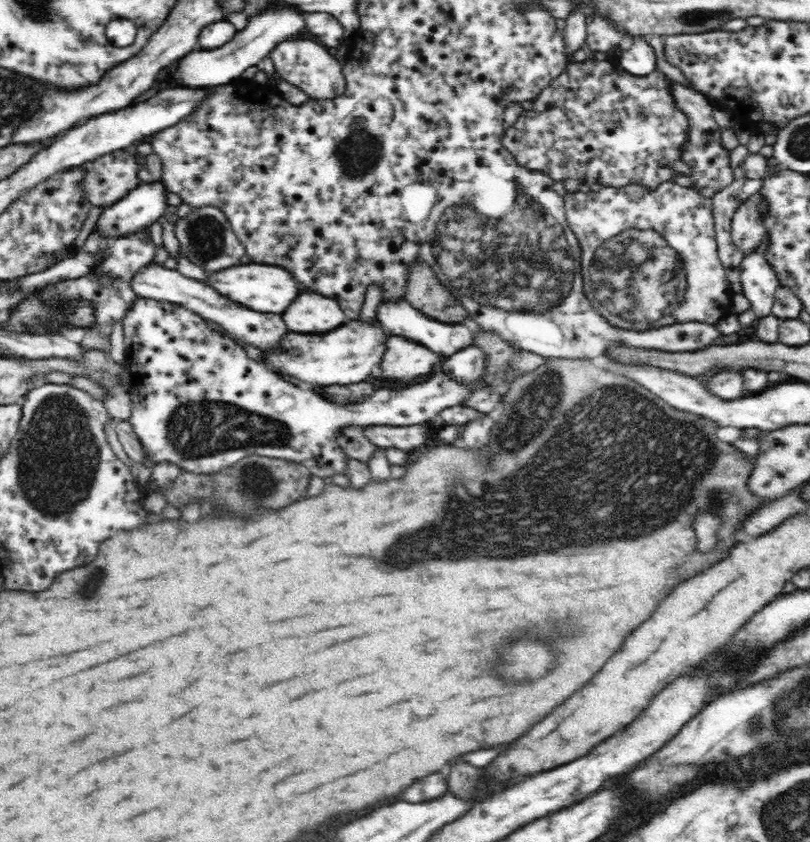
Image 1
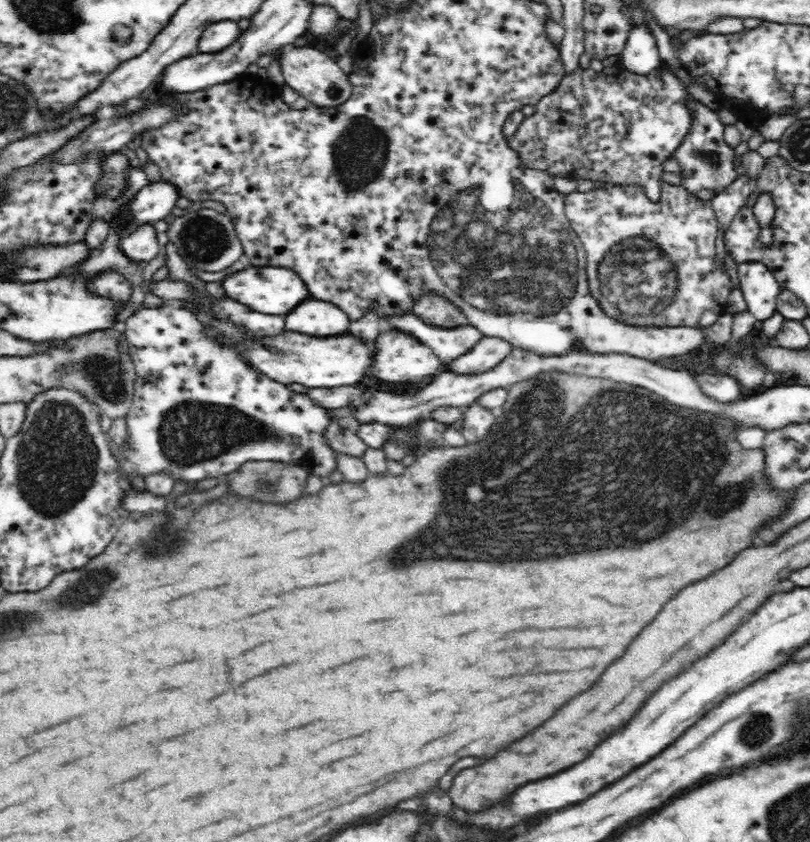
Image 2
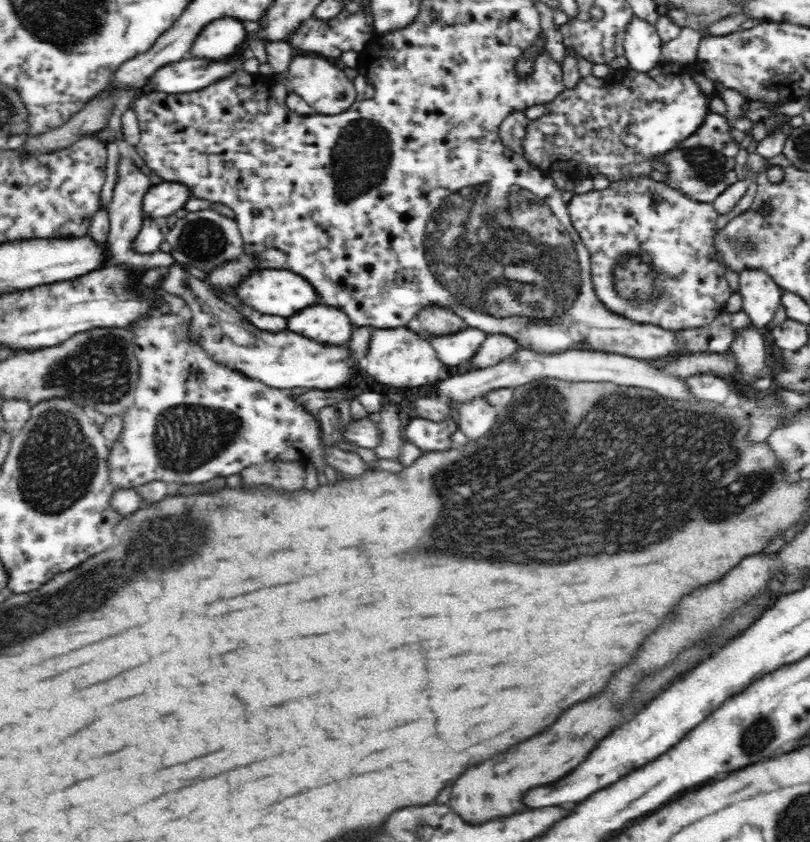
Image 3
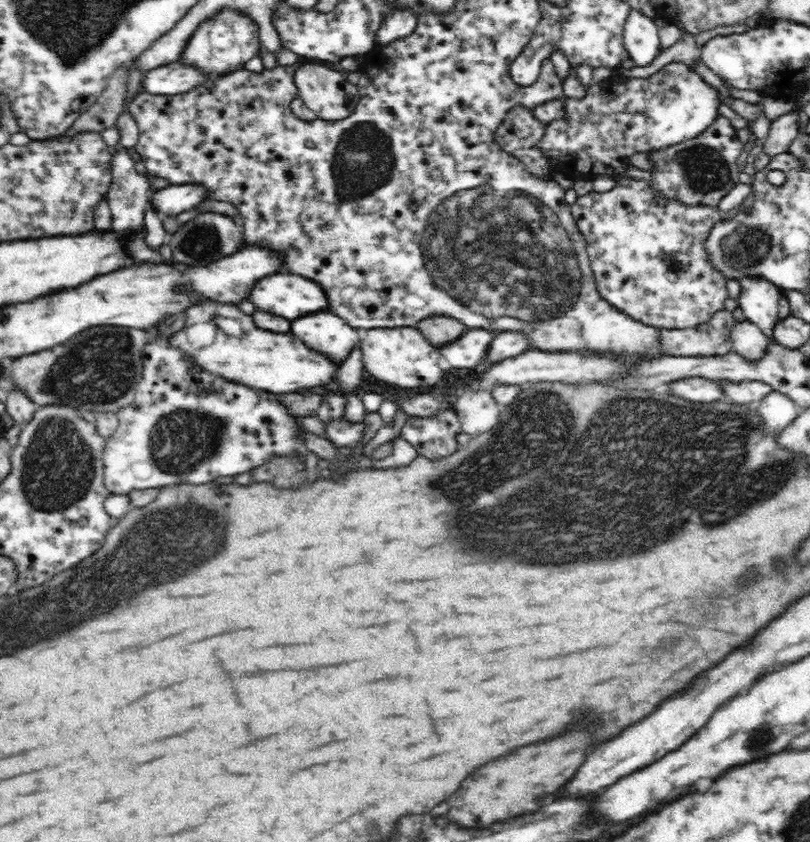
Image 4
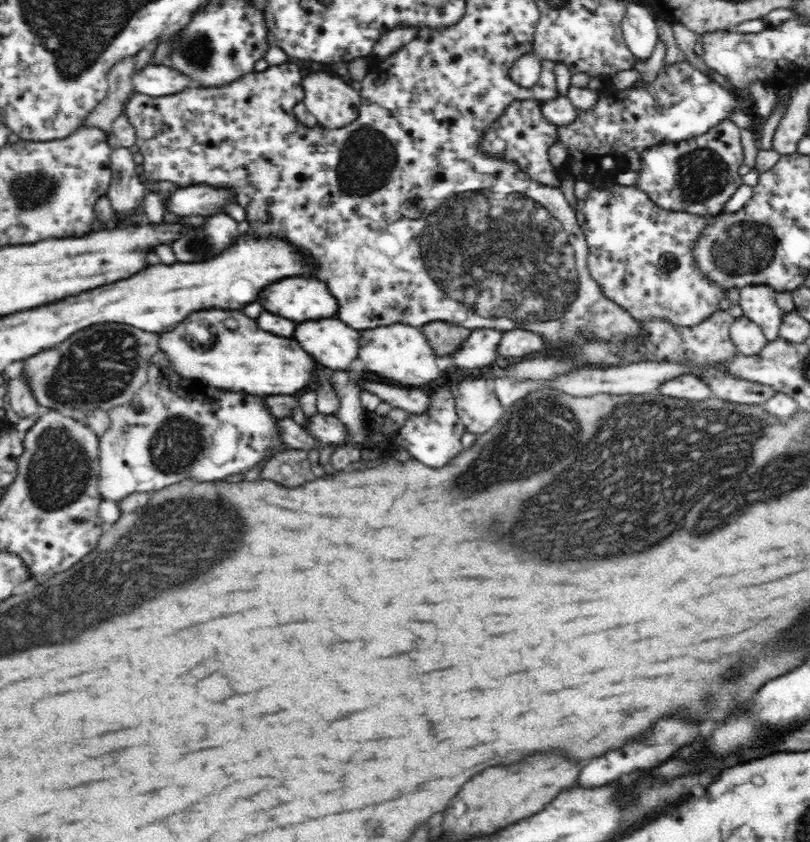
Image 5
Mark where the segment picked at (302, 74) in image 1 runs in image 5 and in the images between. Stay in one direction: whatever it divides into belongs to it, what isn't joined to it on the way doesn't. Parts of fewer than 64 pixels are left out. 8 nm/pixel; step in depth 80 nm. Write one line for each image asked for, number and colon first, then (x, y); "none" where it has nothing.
2: (313, 74)
3: (327, 89)
4: (326, 91)
5: (333, 101)

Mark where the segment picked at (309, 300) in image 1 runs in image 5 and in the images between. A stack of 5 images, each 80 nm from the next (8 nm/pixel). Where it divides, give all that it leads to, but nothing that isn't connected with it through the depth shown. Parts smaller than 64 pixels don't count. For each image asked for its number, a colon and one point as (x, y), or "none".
2: (315, 317)
3: (322, 322)
4: (325, 330)
5: (336, 344)

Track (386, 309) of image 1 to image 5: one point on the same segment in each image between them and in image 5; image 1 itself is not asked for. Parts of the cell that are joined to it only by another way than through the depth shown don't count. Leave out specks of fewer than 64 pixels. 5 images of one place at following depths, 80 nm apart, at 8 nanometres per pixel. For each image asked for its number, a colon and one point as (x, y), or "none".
2: (447, 344)
3: (454, 349)
4: (468, 351)
5: (480, 348)

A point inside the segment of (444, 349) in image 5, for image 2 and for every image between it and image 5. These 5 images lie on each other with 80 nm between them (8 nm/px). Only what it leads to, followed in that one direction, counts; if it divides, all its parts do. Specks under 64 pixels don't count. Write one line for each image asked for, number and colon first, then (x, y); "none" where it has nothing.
2: (435, 309)
3: (435, 318)
4: (438, 329)

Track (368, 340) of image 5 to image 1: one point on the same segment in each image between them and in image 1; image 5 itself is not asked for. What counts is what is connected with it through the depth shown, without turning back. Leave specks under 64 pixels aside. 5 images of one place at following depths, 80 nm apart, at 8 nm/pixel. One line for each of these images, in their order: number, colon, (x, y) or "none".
1: (406, 360)
2: (400, 358)
3: (400, 357)
4: (402, 357)

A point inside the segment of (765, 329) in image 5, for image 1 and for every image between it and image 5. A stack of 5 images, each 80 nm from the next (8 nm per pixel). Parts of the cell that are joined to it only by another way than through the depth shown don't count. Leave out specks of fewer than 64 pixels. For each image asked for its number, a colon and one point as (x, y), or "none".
1: (759, 281)
2: (759, 286)
3: (760, 295)
4: (759, 299)

